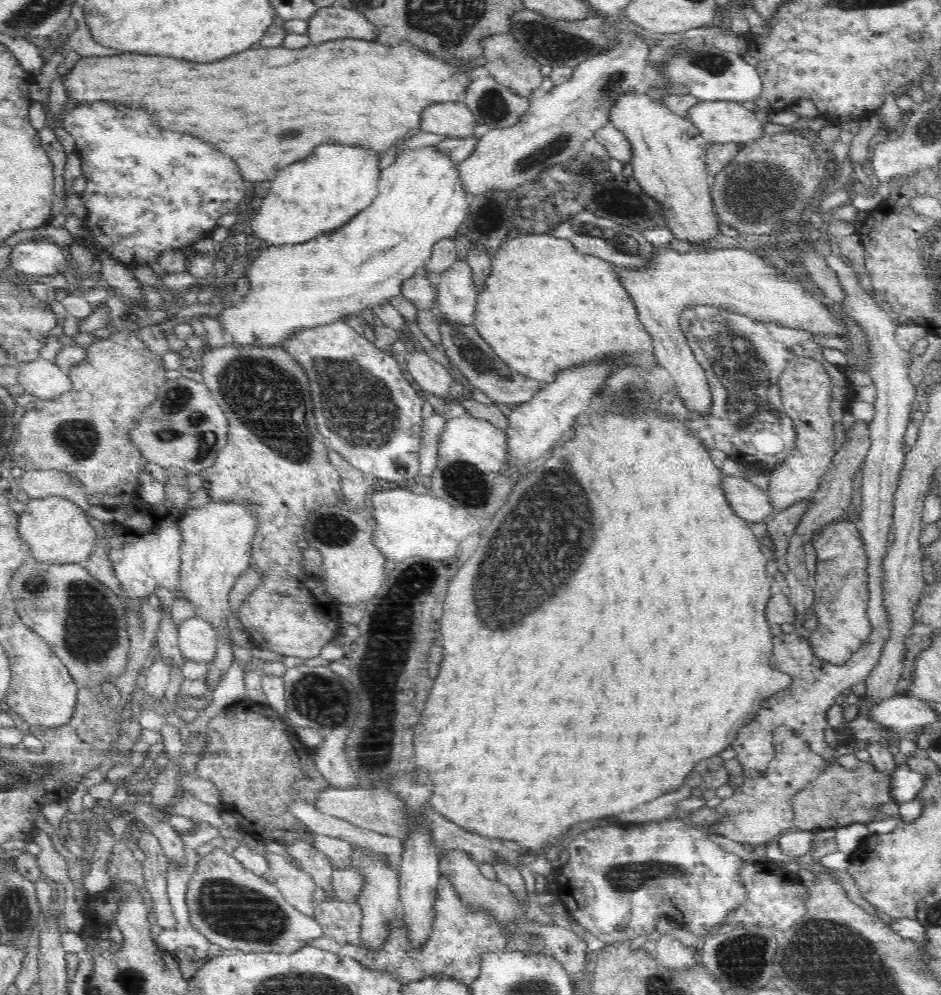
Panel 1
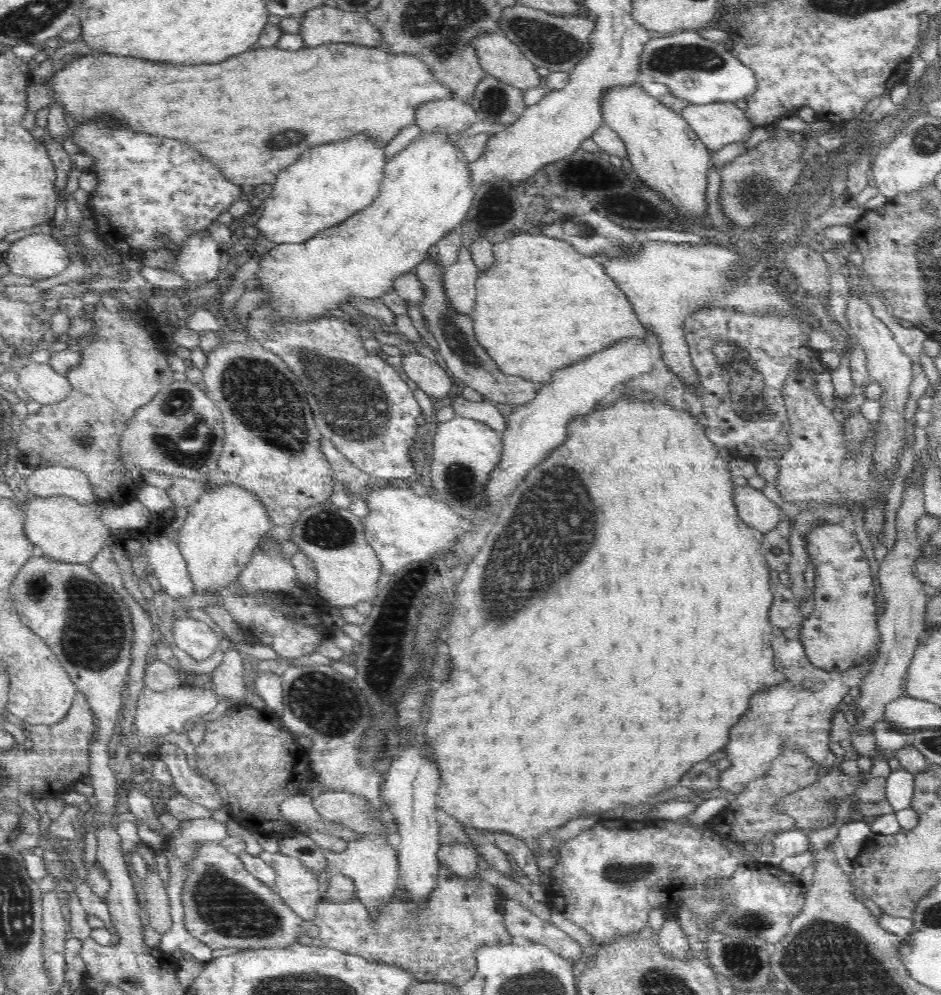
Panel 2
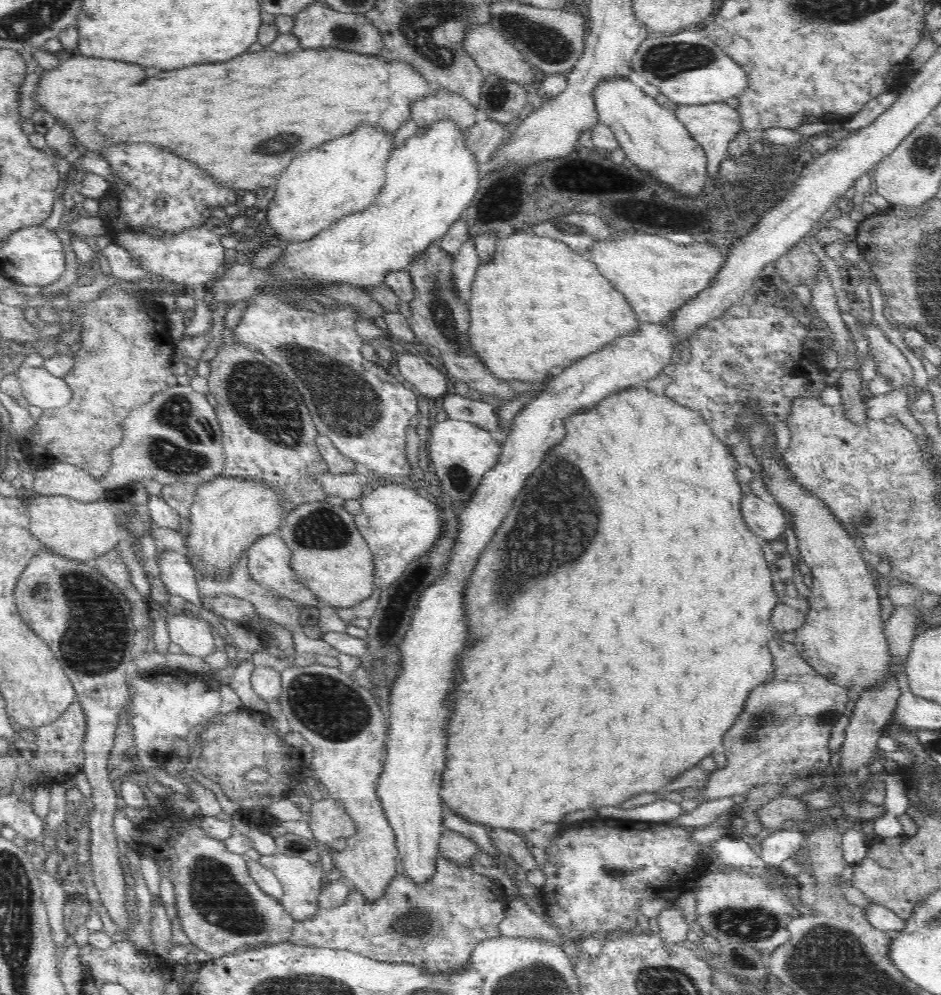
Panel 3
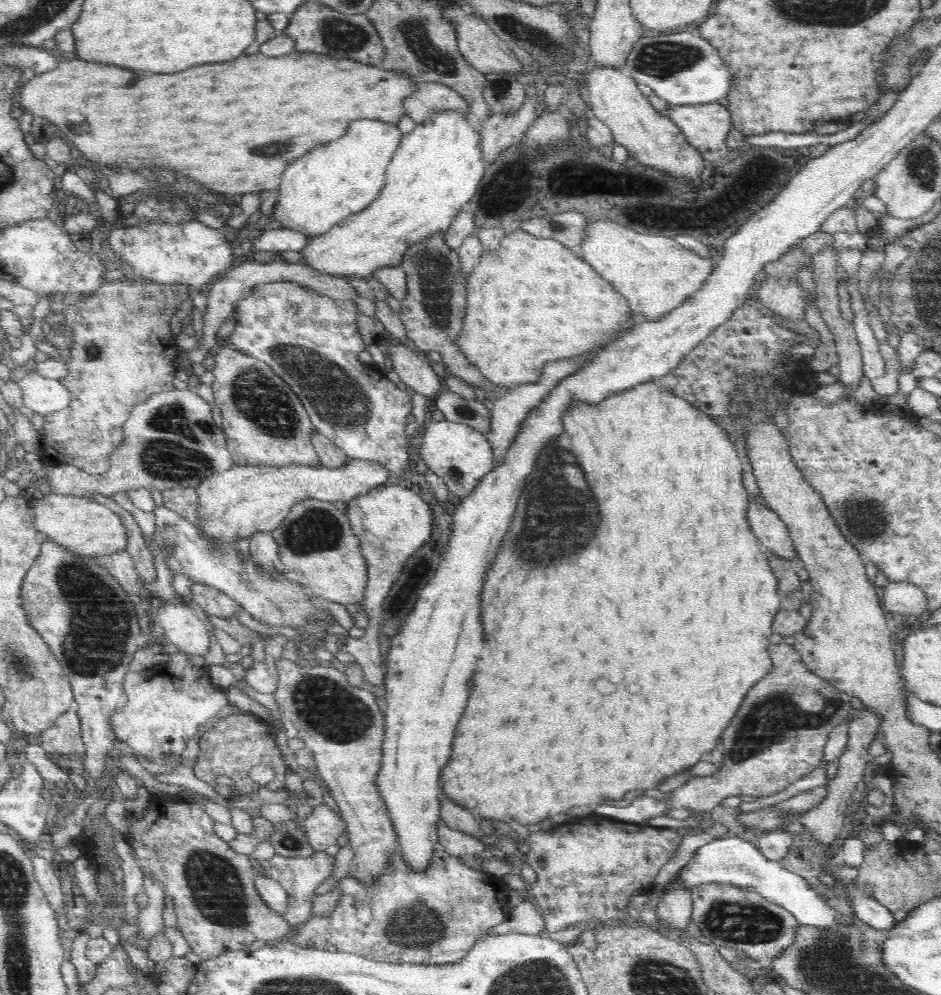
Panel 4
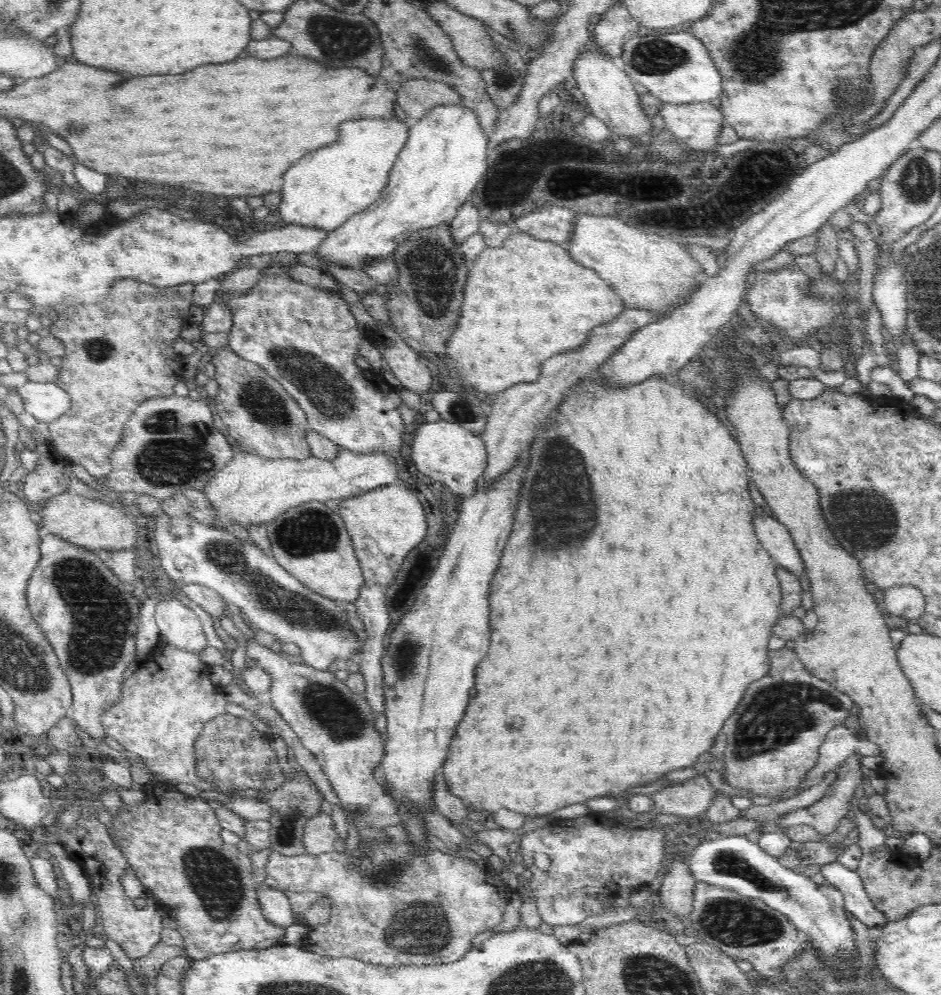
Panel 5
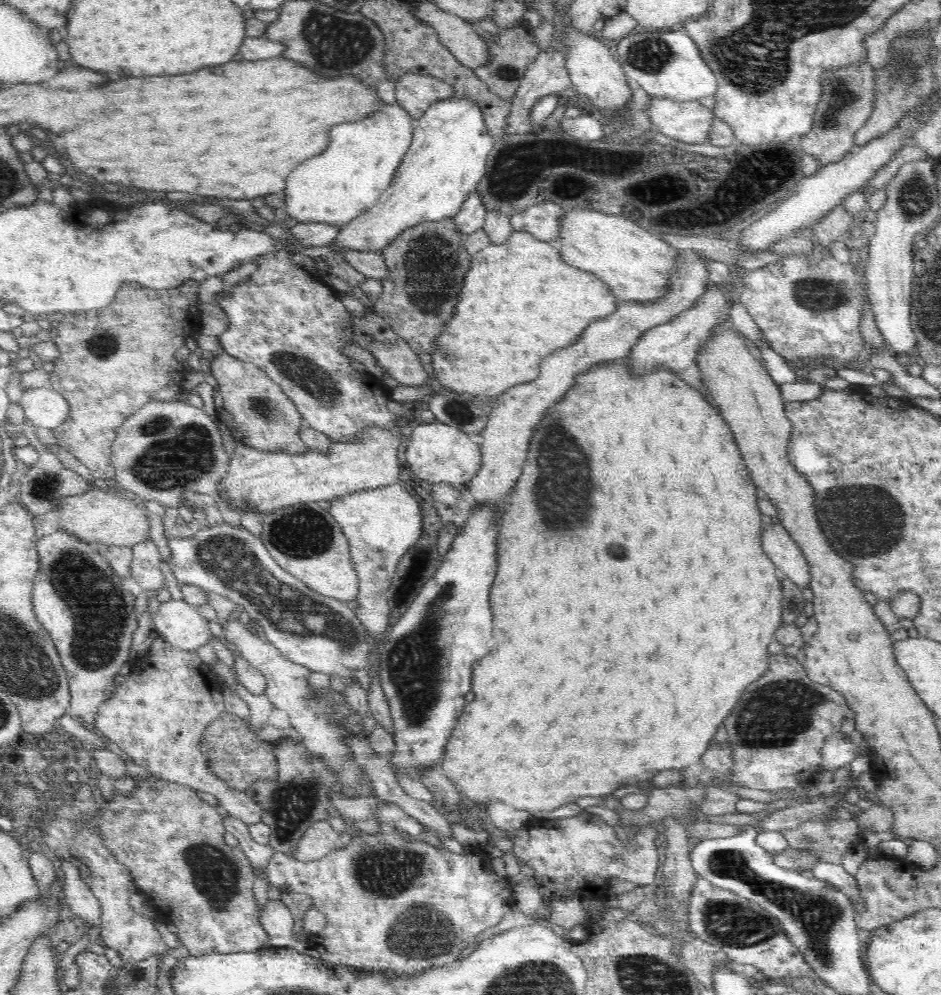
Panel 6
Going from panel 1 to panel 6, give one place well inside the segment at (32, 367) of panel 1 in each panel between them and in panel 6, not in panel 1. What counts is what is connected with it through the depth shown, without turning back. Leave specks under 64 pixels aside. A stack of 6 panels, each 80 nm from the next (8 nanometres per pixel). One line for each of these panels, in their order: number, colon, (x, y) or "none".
2: (40, 382)
3: (39, 388)
4: (42, 396)
5: (45, 401)
6: (45, 407)

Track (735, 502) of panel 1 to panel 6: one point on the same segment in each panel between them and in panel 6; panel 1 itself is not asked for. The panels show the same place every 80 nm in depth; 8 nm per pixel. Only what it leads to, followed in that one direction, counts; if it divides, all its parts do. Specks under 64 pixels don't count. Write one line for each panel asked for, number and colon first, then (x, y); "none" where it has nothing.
2: (754, 508)
3: (766, 520)
4: (764, 523)
5: (775, 538)
6: (779, 546)

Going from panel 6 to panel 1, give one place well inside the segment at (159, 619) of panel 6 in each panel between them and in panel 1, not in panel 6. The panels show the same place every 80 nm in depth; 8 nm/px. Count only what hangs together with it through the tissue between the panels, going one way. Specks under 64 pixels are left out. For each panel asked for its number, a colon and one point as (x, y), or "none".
1: (197, 639)
2: (193, 636)
3: (188, 630)
4: (183, 625)
5: (179, 625)

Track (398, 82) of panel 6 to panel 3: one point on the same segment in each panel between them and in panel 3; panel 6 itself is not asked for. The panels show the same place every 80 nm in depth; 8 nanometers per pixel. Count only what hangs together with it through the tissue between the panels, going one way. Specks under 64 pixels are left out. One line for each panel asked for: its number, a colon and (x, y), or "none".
3: (443, 104)
4: (428, 98)
5: (416, 97)

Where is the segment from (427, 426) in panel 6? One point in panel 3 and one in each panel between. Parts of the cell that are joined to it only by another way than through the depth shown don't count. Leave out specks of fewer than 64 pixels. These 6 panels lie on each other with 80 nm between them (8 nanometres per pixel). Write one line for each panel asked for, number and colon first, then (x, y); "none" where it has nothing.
3: (461, 453)
4: (461, 456)
5: (442, 451)

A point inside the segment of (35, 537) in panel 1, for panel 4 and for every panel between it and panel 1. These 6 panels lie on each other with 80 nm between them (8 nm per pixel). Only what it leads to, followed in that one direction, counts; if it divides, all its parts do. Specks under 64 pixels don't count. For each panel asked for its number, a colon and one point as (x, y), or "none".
2: (65, 530)
3: (82, 531)
4: (79, 524)

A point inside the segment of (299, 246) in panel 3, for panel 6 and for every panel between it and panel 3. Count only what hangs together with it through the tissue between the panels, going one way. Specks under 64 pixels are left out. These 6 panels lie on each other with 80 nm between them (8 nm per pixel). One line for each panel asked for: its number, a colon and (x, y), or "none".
4: (437, 168)
5: (445, 157)
6: (446, 160)

